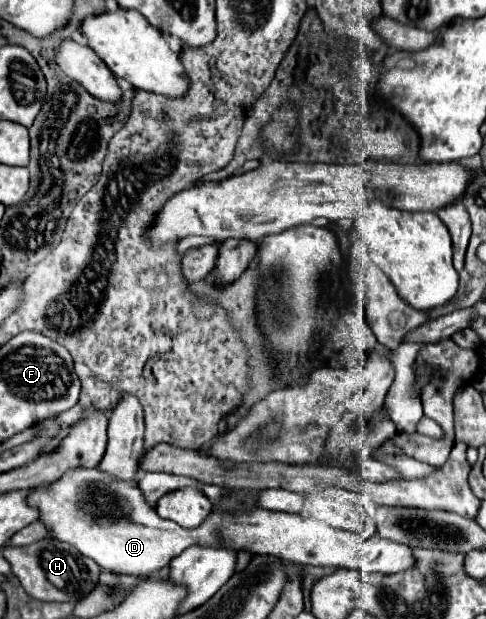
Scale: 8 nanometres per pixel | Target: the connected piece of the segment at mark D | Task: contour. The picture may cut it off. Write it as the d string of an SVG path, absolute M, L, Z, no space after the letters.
M76 467L76 469L70 469L68 473L64 473L58 481L38 485L36 489L30 491L28 505L36 507L40 511L38 519L40 519L40 523L46 525L46 529L50 529L48 531L50 537L70 543L84 557L94 559L104 571L110 571L116 575L136 575L136 577L156 573L158 569L168 565L178 553L182 553L182 549L186 549L190 545L198 545L198 541L214 541L212 531L214 531L214 521L218 521L218 517L208 517L204 521L204 525L198 529L182 529L174 521L158 517L158 513L148 505L144 493L136 481L112 477L110 473L100 471L98 467L94 467L94 469Z

